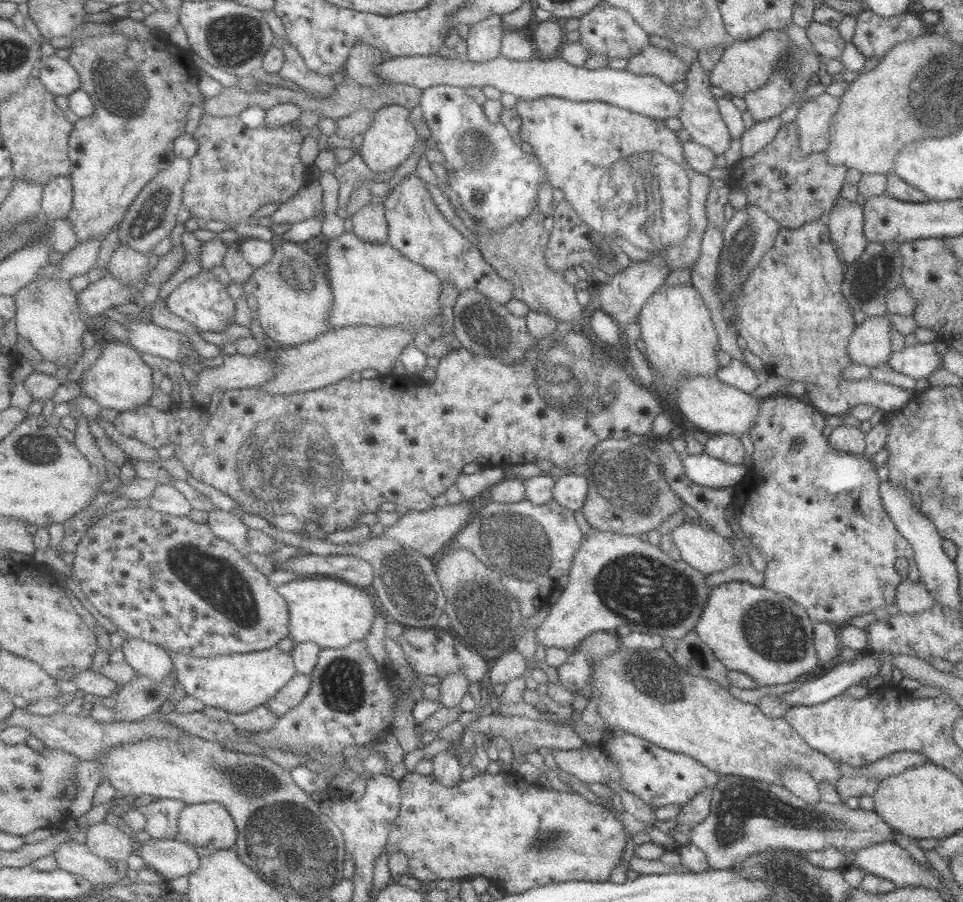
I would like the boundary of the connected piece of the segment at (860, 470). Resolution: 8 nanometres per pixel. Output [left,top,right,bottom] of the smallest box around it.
[735,394,919,627]

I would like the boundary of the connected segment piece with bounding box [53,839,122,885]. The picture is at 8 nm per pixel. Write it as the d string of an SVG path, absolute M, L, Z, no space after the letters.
M69 839L59 844L53 855L59 863L59 869L79 874L92 883L115 885L122 880L114 864L91 852L86 843Z

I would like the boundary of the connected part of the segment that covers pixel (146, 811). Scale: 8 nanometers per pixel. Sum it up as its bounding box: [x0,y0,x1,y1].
[139,799,186,839]

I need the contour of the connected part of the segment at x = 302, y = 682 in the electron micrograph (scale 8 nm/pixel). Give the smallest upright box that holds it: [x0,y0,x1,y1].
[267,673,312,717]

